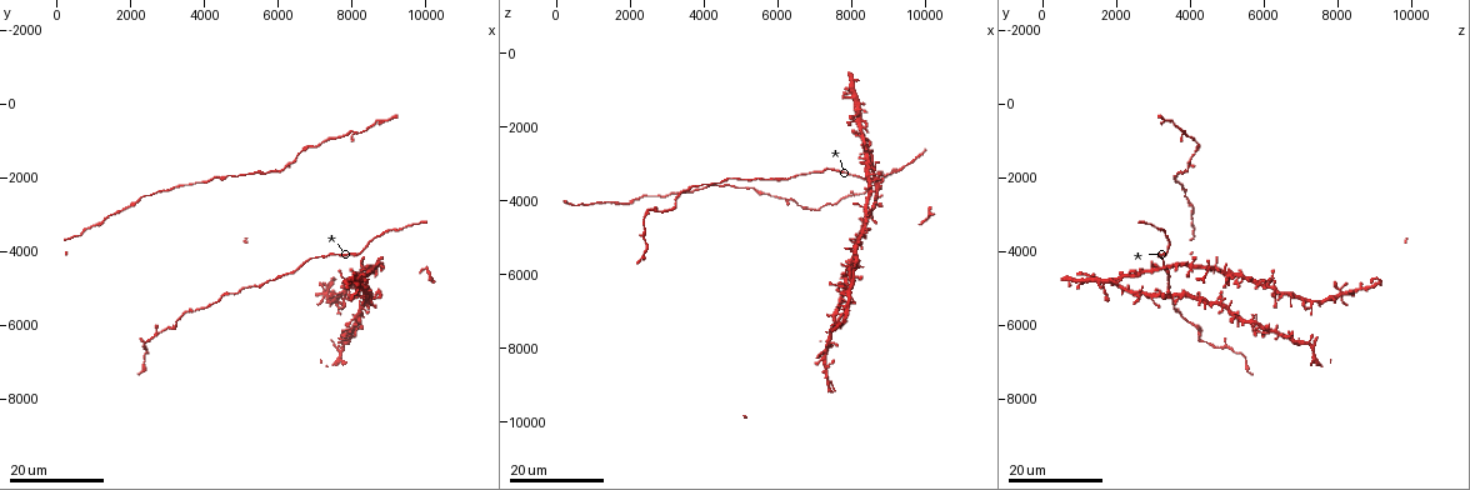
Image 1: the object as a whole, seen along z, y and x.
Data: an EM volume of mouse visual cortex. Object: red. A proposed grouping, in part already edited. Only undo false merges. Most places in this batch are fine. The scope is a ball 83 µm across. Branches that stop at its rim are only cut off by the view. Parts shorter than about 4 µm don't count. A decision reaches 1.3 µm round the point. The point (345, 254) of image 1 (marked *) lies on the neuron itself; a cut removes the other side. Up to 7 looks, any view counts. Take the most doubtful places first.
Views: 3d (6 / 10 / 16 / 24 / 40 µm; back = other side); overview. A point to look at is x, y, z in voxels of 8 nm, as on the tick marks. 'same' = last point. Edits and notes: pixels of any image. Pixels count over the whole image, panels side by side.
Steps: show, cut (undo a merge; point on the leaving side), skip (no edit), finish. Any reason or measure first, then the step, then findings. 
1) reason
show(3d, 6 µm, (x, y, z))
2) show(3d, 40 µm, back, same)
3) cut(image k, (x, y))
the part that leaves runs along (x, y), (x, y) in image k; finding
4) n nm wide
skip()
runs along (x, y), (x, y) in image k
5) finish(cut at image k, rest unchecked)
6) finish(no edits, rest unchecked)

thin arm on a thick one
show(3d, 24 µm, (7900, 4900, 6100))

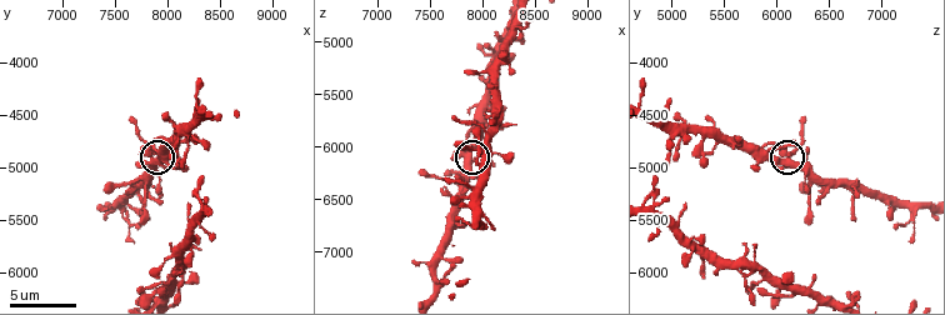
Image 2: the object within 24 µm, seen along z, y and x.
closer look
show(3d, 6 µm, same)

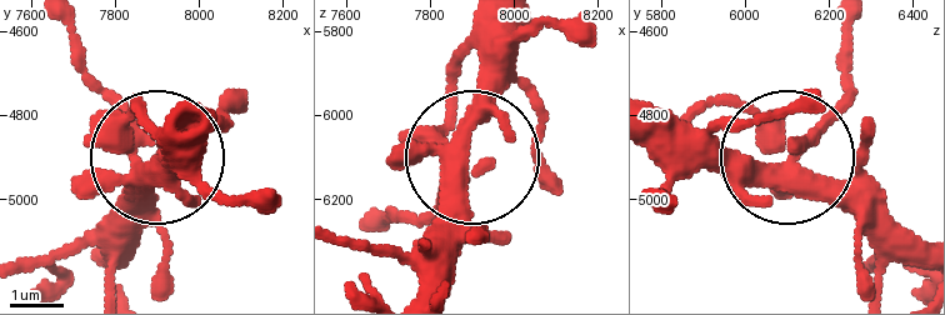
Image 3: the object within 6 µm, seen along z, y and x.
380 nm wide
skip()
runs along (659, 114), (780, 163), (848, 64) in image 3; one neuron here

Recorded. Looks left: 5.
three arms meet
show(3d, 24 µm, (2700, 6300, 4300))

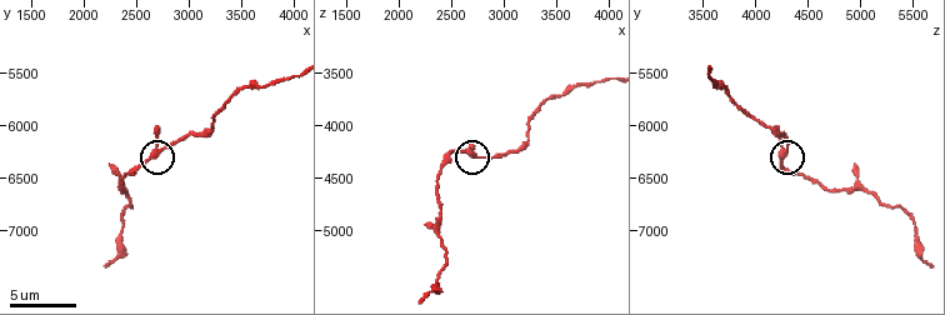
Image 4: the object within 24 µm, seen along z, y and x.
show(3d, 6 µm, (2680, 6240, 4260))

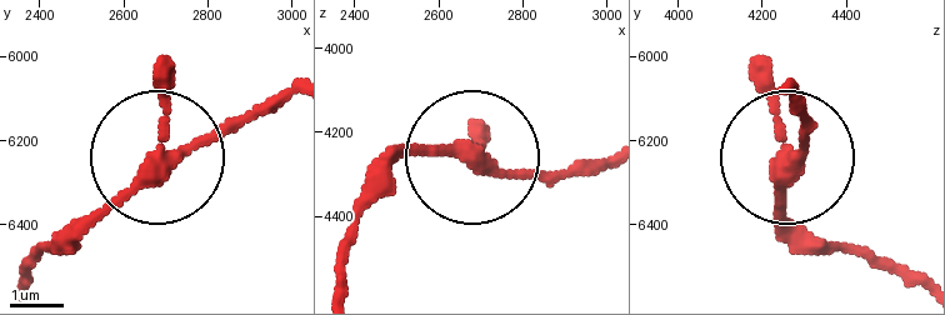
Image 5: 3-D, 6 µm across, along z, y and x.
show(3d, 6 µm, back, (2685, 6220, 4250))

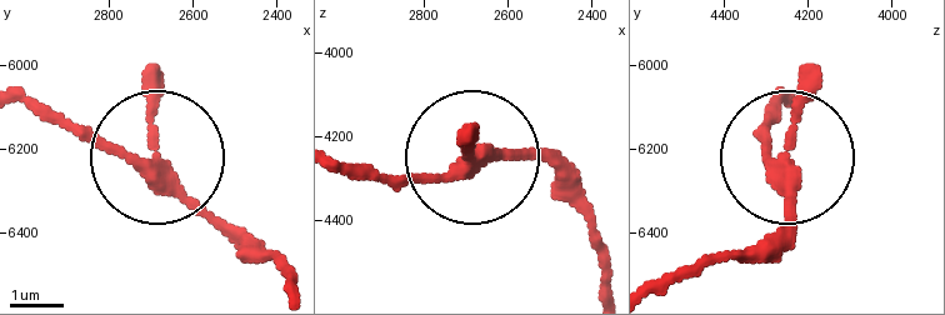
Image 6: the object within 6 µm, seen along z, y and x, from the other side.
250 nm wide
skip()
continuous, no second neuron

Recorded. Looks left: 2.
three arms meet
show(3d, 16 µm, (8200, 700, 3900))

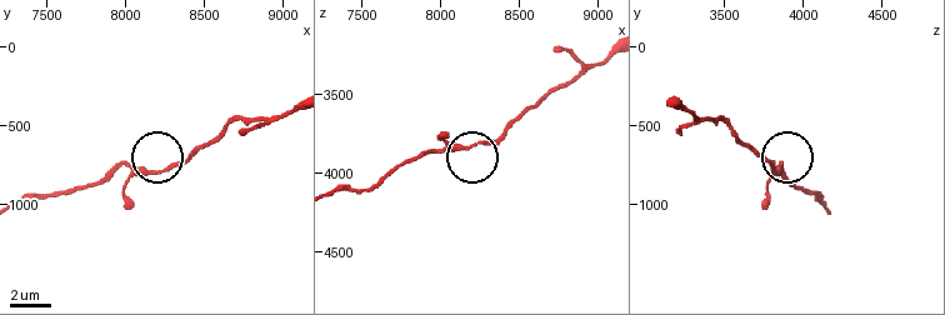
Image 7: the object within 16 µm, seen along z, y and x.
show(3d, 6 µm, (8160, 800, 3840))

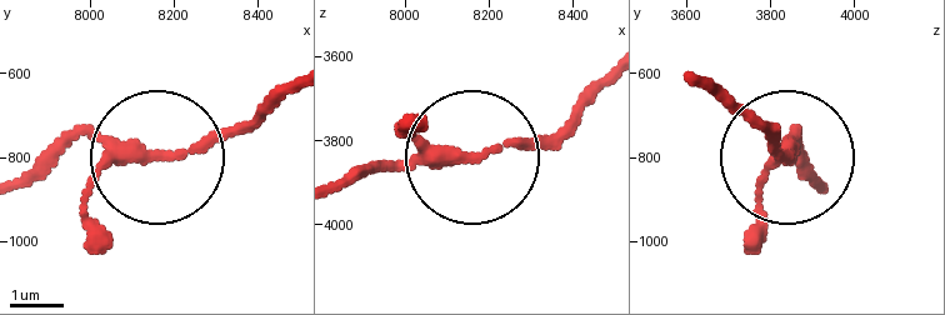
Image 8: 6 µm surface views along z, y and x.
3 arms
skip()
runs along (26, 173), (93, 141), (174, 151), (264, 119) in image 8; one neuron here

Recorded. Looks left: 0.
finish(no edits, rest unchecked)

